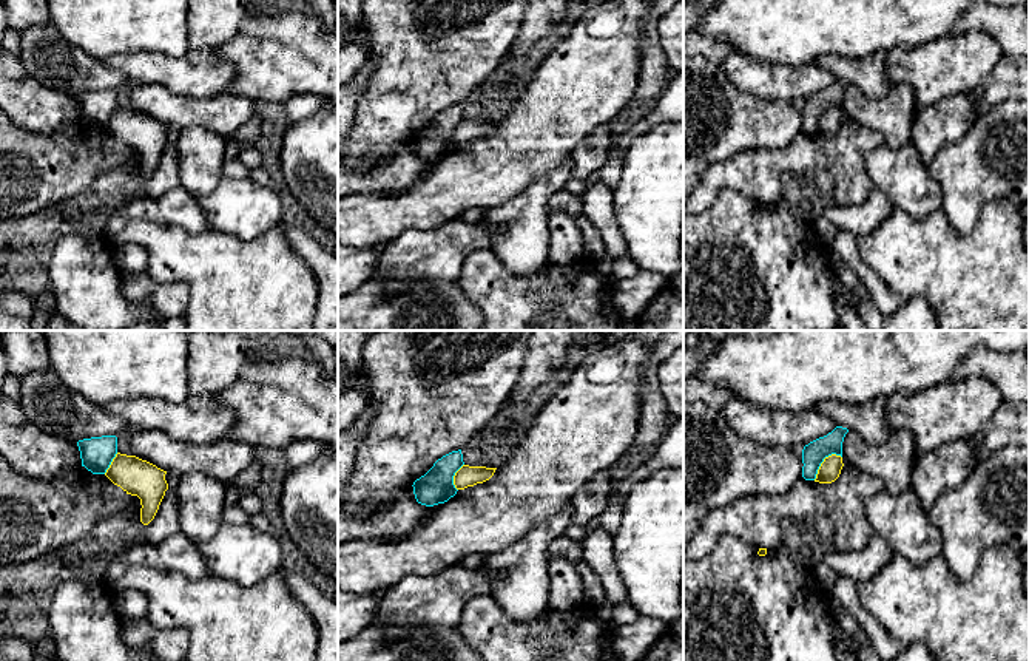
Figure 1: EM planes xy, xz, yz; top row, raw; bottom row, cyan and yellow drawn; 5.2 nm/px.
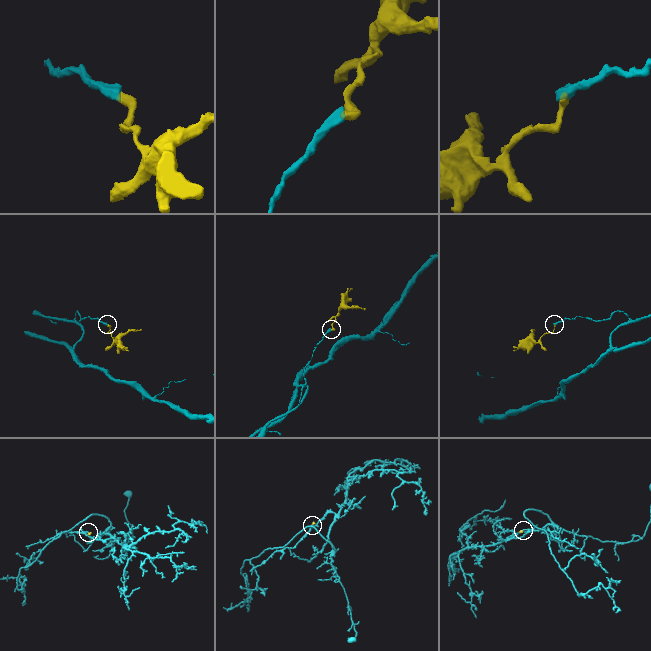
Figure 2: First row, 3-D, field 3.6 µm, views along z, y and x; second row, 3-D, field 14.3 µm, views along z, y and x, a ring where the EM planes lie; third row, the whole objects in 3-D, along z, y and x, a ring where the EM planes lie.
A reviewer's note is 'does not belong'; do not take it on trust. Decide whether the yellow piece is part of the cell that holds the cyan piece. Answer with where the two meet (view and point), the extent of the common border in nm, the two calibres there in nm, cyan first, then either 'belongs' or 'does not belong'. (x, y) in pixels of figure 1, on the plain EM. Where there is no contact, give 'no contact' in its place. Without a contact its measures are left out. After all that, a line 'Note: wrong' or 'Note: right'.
contact yz (823, 115); length 200 nm; calibres 120 and 110 nm; does not belong
Note: right

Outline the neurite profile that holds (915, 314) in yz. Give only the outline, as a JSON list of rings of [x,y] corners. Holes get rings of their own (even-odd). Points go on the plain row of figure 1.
[[[907,298],[884,320],[881,330],[938,330],[936,315],[924,298]]]

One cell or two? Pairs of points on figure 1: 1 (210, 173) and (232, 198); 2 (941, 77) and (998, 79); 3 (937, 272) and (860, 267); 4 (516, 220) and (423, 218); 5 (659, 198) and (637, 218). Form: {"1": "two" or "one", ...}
{"1": "two", "2": "two", "3": "two", "4": "two", "5": "one"}

